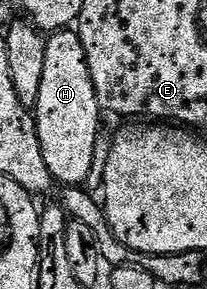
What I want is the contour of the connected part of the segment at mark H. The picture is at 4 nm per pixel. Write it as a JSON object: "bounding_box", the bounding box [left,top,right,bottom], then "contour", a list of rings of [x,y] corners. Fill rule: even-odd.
{"bounding_box":[35,28,103,175],"contour":[[[72,28],[67,29],[58,29],[56,33],[48,34],[47,37],[47,64],[43,67],[43,84],[39,86],[39,99],[37,100],[37,108],[35,110],[36,116],[40,118],[42,122],[50,121],[51,124],[57,125],[54,127],[50,133],[47,131],[41,133],[41,143],[45,151],[46,158],[54,172],[54,174],[61,175],[61,173],[77,173],[86,168],[89,164],[89,155],[93,152],[93,138],[98,133],[100,129],[103,128],[103,121],[101,121],[101,117],[103,118],[103,110],[99,107],[99,103],[97,102],[97,96],[95,95],[95,87],[91,83],[91,75],[89,74],[89,68],[87,67],[87,55],[83,51],[83,43],[81,42],[81,36],[78,35]],[[84,121],[89,121],[89,129],[85,125],[81,125]],[[65,125],[81,125],[78,129],[68,129]],[[77,152],[77,154],[72,157],[72,153]]]}

